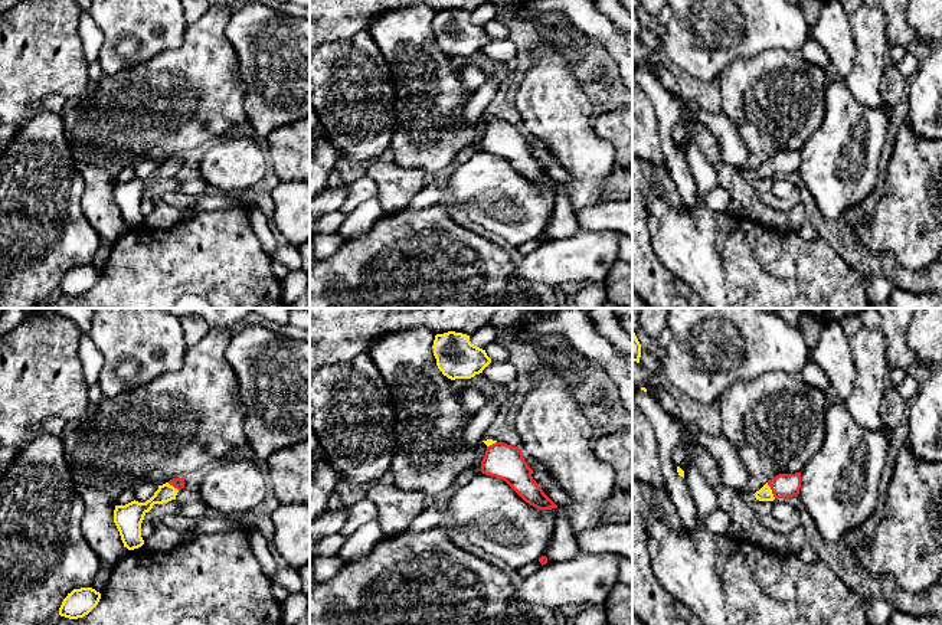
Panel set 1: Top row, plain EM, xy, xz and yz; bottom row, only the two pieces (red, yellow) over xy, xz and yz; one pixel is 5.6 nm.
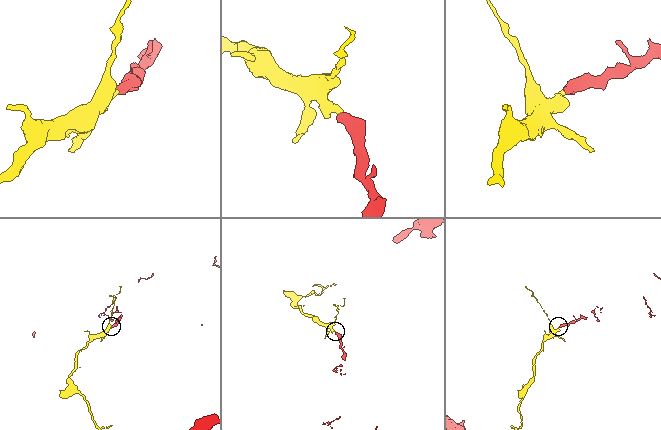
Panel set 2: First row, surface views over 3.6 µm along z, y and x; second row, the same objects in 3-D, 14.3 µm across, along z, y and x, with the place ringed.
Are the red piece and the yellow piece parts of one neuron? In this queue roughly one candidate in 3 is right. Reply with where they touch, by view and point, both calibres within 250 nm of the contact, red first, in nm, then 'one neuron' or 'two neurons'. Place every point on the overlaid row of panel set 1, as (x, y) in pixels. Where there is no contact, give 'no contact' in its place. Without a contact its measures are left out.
contact yz (771, 488); calibres 140 and 80 nm; one neuron

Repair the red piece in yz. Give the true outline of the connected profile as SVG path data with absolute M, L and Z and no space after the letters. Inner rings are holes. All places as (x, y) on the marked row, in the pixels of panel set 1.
M801 472L779 474L756 491L753 495L759 501L773 501L775 498L788 500L798 495L801 488Z

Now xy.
M173 478L169 482L158 485L154 495L145 503L131 501L125 505L115 505L114 523L120 531L124 547L128 550L138 549L144 544L141 537L141 523L144 516L154 504L169 503L176 500L177 493L184 488L184 478Z

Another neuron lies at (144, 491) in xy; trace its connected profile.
M151 481L141 482L137 488L134 488L135 501L145 503L154 495L157 490L158 485Z

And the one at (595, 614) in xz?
M589 605L582 613L570 619L572 625L605 625L608 624L604 605Z

